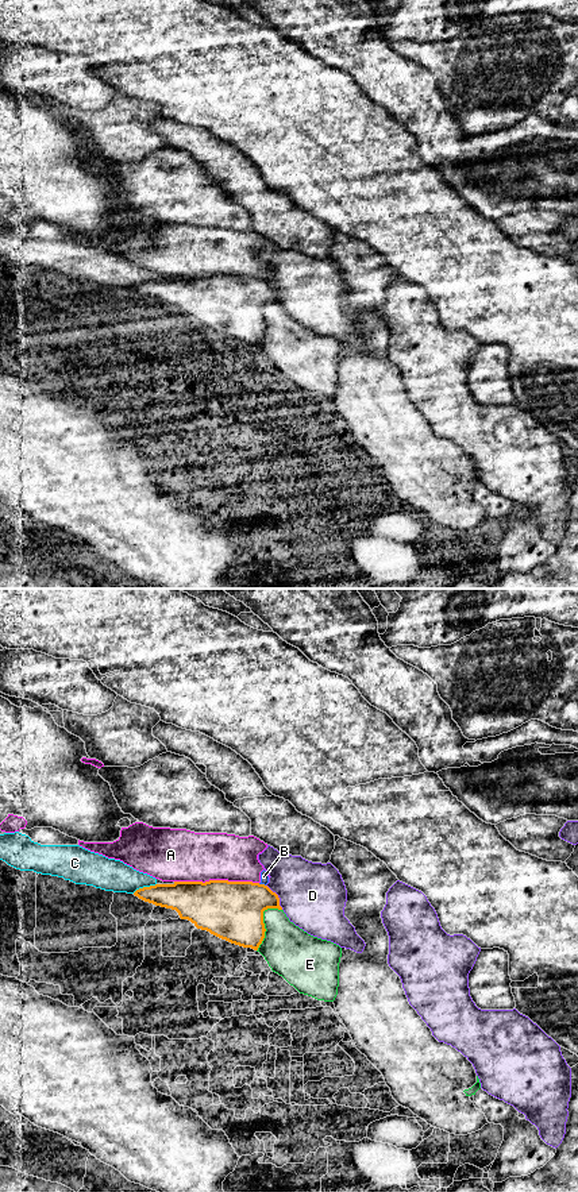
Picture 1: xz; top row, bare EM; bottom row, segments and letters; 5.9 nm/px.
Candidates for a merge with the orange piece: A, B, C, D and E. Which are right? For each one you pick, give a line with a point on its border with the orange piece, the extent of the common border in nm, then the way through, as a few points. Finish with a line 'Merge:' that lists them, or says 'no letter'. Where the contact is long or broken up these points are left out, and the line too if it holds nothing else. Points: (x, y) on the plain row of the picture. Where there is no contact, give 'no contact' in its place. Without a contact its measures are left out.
Merge: no letter

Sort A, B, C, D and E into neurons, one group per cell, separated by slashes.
A B / C / D / E

